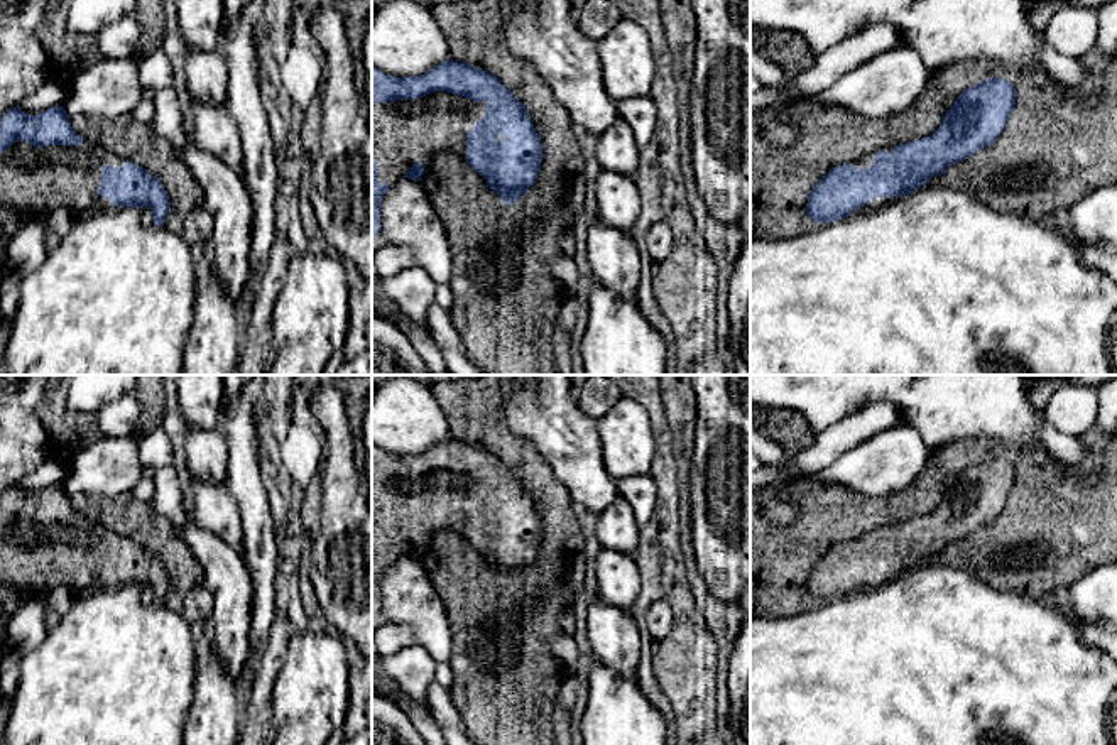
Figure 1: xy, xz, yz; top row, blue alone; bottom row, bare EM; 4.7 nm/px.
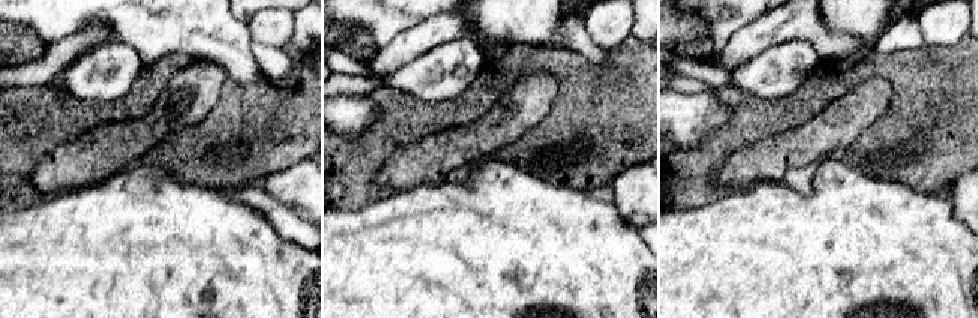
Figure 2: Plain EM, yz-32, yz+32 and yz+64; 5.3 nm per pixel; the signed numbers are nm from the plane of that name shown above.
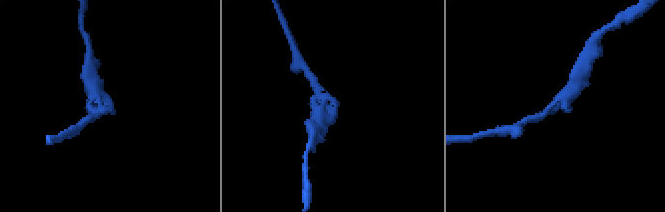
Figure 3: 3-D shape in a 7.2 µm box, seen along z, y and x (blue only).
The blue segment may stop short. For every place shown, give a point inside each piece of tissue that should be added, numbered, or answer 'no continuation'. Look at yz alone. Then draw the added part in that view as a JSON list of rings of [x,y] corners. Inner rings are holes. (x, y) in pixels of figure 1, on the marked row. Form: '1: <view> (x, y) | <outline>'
1: yz (867, 161) | [[[889,144],[889,145],[885,145],[885,147],[879,149],[879,150],[885,150],[885,152],[892,154],[892,152],[894,152],[894,147],[896,147],[894,144]],[[879,150],[865,154],[865,155],[860,157],[857,162],[853,162],[853,166],[855,166],[858,171],[862,171],[862,169],[865,169],[865,167],[870,169],[870,167],[874,166],[874,157],[875,157],[875,154],[877,154]]]

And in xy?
1: xy (34, 181) | [[[20,140],[0,154],[0,280],[12,272],[7,253],[8,243],[29,221],[46,220],[52,209],[71,199],[74,201],[74,211],[81,215],[120,208],[98,194],[101,166],[122,167],[125,157],[108,152],[91,140],[73,147],[35,147]]]

